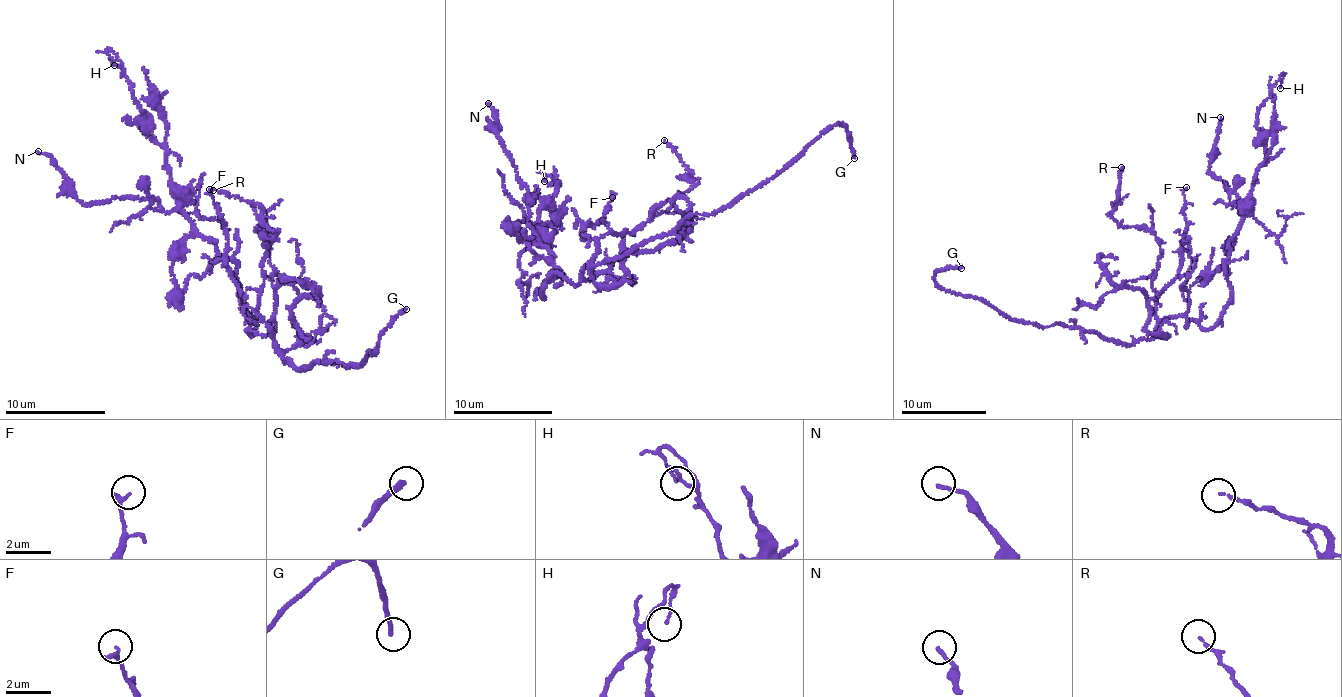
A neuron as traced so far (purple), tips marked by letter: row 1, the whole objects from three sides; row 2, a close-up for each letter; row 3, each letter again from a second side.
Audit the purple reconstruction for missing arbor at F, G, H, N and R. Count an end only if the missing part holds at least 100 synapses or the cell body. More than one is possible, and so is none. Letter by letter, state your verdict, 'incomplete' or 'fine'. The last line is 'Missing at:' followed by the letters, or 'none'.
F: fine
G: incomplete
H: fine
N: fine
R: fine
Missing at: G

